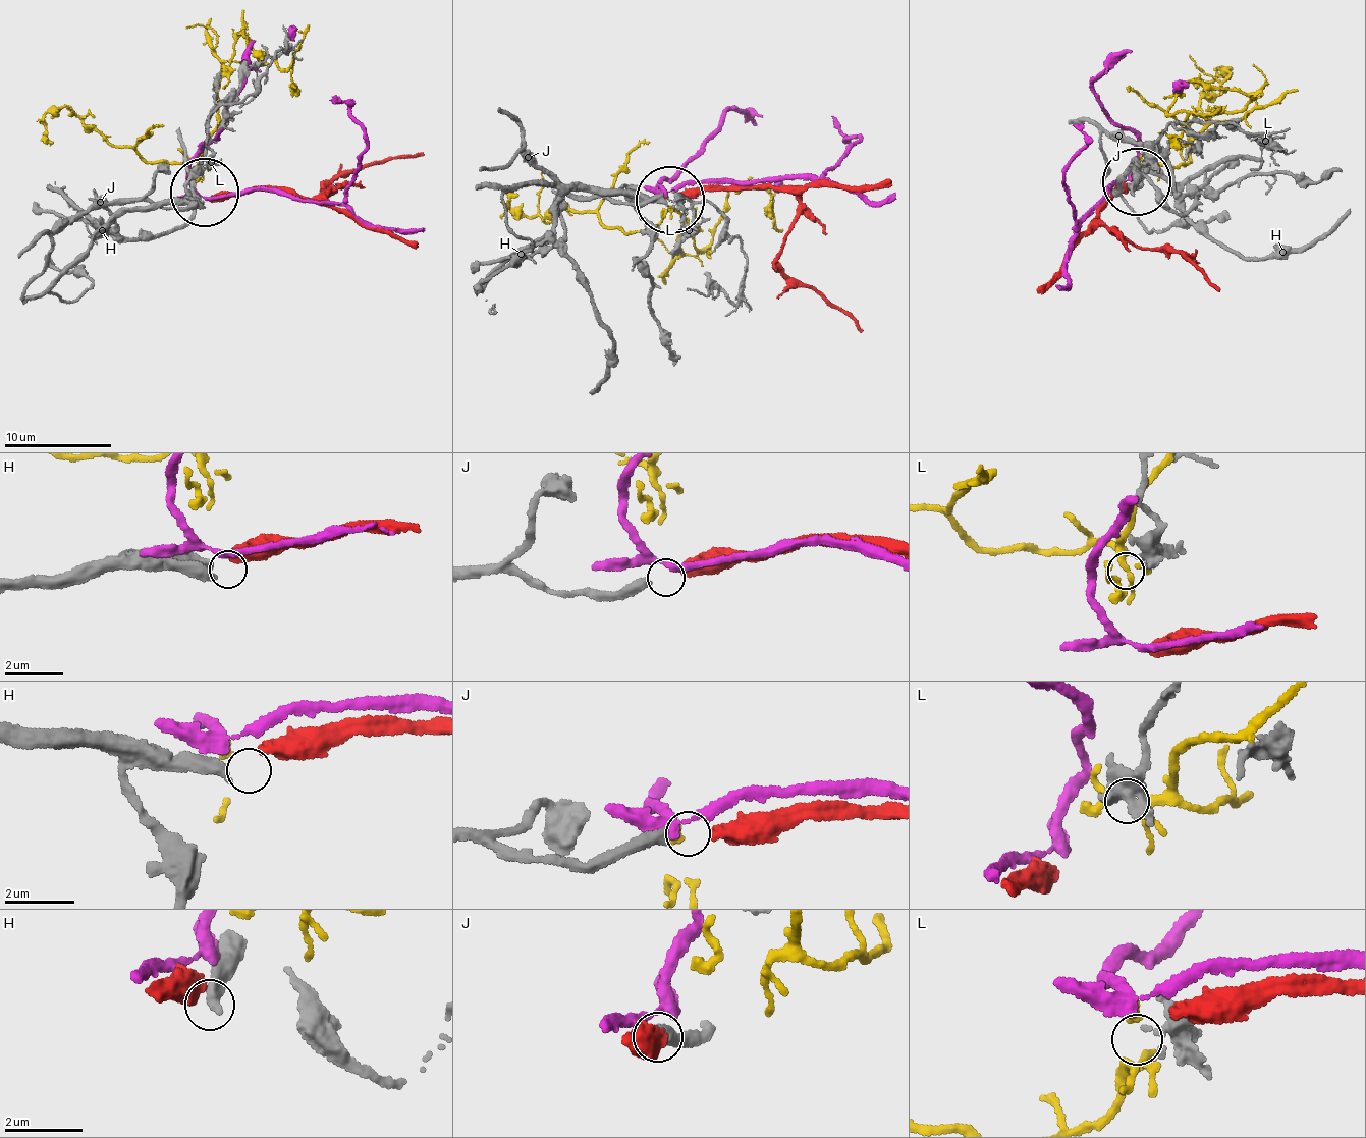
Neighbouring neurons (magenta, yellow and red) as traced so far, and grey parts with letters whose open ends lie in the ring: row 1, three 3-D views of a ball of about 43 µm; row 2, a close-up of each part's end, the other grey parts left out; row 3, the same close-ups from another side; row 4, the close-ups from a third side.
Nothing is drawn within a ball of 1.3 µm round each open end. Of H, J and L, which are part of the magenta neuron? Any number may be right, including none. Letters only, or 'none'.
none

